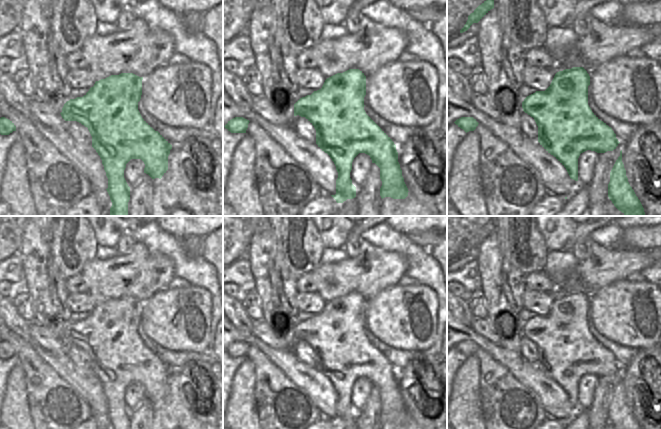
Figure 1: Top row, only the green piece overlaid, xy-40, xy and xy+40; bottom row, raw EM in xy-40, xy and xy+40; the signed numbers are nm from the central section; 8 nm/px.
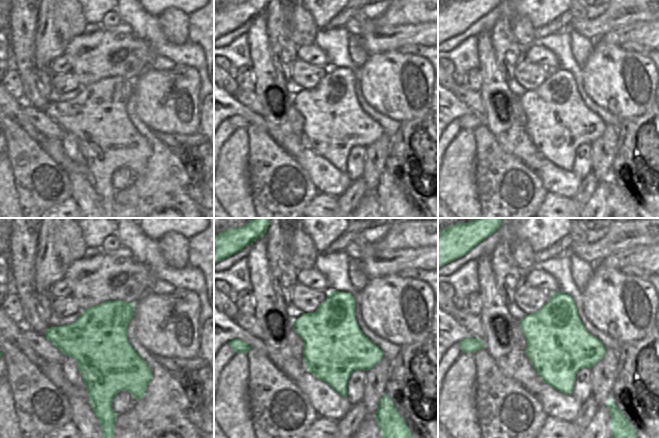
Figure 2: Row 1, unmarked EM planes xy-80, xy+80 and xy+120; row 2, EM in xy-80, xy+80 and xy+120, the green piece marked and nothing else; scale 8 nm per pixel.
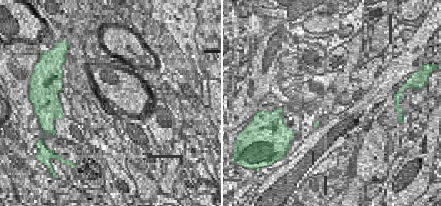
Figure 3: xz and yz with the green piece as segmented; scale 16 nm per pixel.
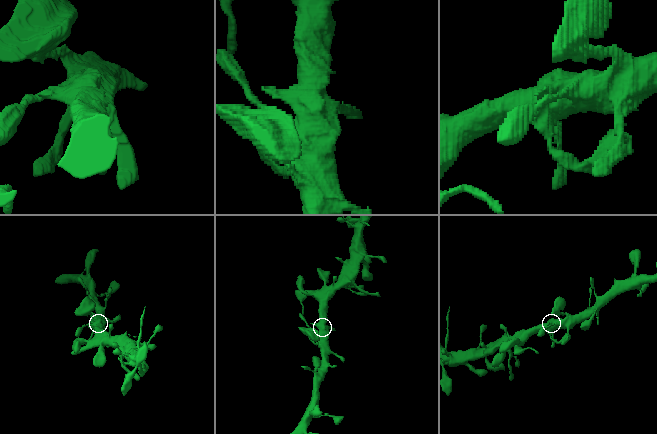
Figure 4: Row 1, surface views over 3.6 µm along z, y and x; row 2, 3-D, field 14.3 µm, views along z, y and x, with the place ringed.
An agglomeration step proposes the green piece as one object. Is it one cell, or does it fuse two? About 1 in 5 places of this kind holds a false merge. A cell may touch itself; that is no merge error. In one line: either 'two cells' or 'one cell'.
one cell

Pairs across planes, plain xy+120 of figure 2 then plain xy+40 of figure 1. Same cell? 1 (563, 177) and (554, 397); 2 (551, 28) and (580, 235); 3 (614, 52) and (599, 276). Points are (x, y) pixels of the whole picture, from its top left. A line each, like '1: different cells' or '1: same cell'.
1: same cell
2: same cell
3: different cells

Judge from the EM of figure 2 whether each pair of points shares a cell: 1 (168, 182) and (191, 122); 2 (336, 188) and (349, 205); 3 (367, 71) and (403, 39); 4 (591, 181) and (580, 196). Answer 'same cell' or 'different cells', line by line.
1: different cells
2: different cells
3: different cells
4: same cell

